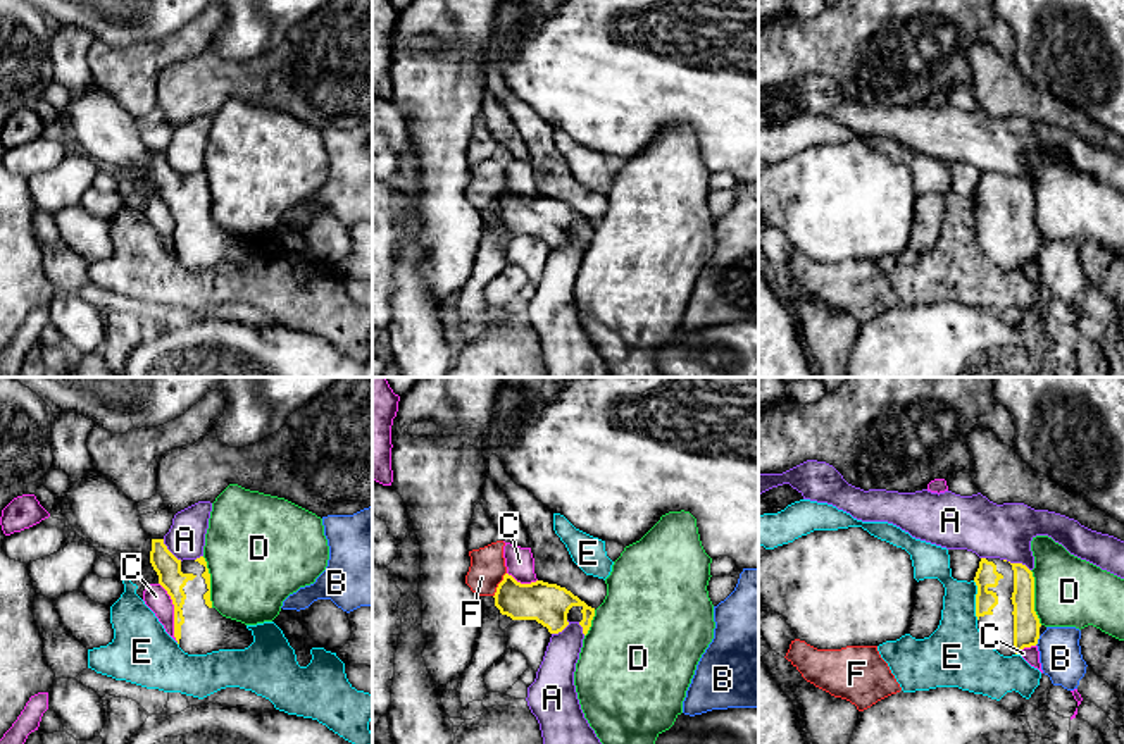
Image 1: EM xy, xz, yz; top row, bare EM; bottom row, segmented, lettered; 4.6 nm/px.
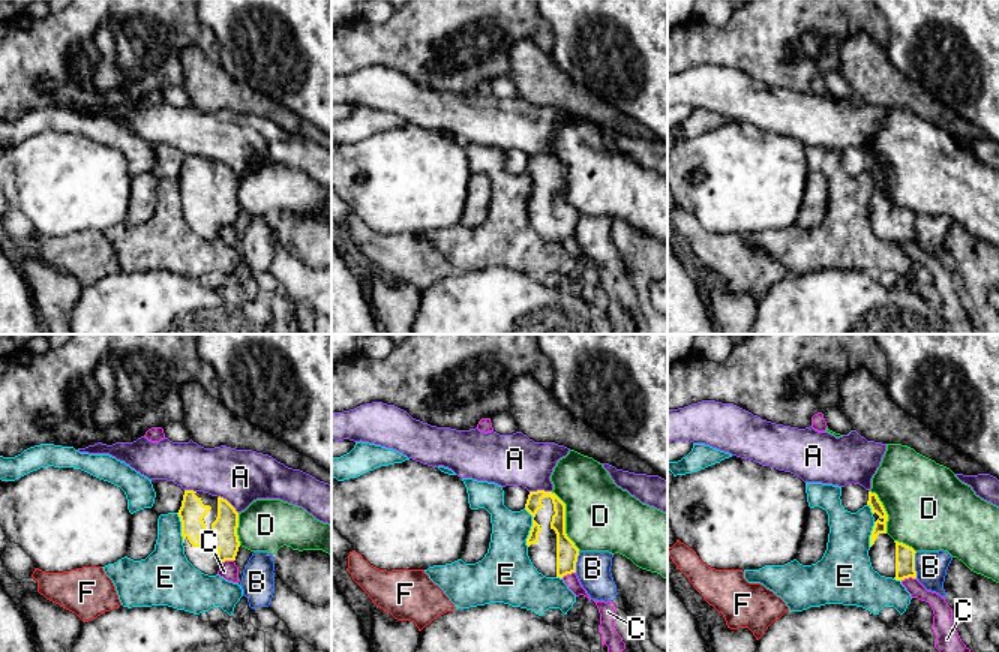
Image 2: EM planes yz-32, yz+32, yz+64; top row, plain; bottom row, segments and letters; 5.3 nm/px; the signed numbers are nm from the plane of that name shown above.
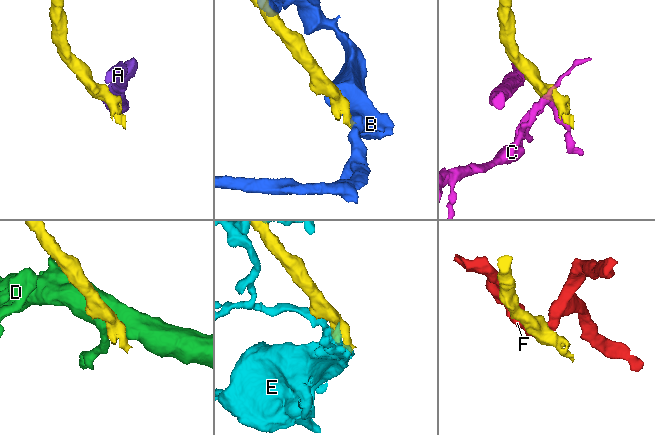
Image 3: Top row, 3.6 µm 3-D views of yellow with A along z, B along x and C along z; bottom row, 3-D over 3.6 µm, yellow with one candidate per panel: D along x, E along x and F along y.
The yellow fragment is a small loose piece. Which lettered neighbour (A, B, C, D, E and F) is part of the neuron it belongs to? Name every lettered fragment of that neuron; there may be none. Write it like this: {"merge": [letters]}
{"merge": []}

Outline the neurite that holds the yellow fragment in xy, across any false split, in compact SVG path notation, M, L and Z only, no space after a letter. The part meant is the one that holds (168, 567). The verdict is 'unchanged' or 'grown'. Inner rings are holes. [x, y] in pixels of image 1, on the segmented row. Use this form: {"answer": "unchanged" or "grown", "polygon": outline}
{"answer": "grown", "polygon": "M152 539L150 563L159 575L159 584L167 591L174 604L174 637L188 654L207 654L219 649L245 649L253 642L252 630L245 623L222 617L210 601L210 574L203 556L178 560L164 544Z"}

